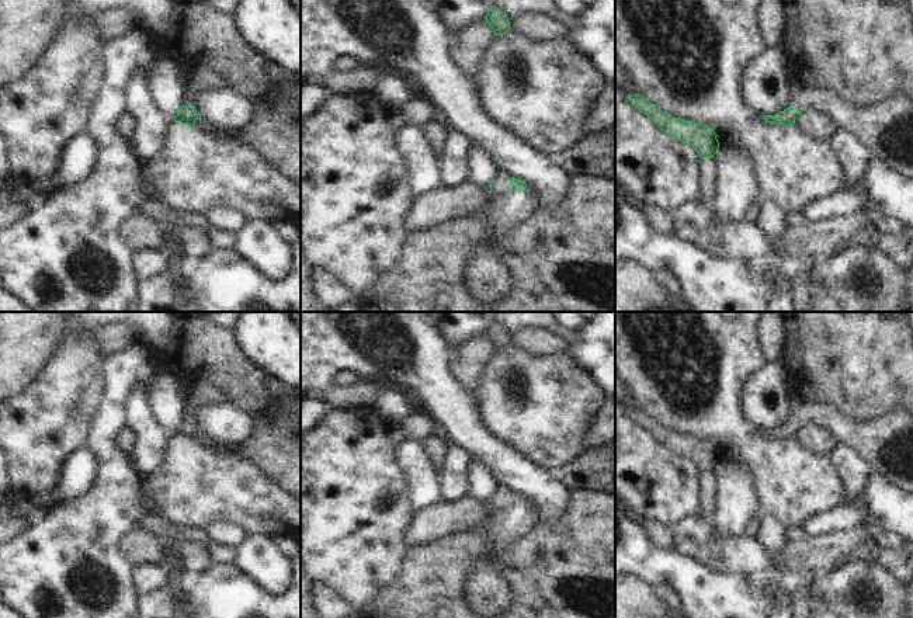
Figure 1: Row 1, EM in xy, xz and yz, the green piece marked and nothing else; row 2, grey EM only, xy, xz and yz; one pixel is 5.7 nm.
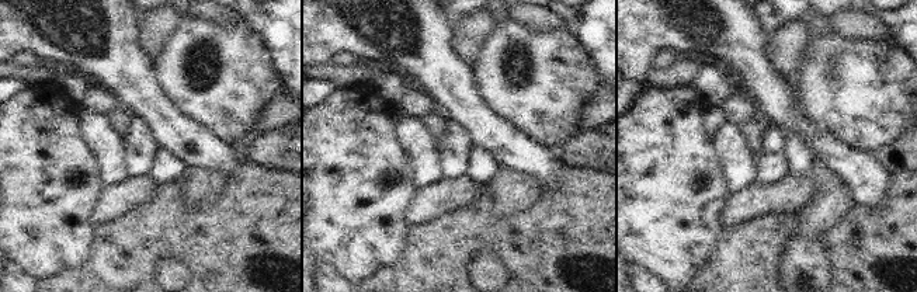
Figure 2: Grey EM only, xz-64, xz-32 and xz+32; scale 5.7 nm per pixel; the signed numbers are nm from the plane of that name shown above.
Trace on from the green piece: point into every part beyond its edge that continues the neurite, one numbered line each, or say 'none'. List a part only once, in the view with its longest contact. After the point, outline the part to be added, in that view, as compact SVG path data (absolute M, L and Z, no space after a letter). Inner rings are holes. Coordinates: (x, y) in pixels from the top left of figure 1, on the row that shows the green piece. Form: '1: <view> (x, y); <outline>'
1: xz (507, 208); M503 171L493 180L489 204L489 226L493 229L511 229L539 206L537 192L530 184L524 191L513 191L510 184L511 177Z

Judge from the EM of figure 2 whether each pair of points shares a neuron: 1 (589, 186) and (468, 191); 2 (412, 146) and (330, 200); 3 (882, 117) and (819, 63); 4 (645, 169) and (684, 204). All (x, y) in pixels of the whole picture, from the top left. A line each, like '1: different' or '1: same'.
1: different
2: different
3: same
4: same

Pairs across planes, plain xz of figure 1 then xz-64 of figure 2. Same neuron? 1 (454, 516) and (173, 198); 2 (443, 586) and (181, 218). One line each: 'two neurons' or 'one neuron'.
1: two neurons
2: one neuron

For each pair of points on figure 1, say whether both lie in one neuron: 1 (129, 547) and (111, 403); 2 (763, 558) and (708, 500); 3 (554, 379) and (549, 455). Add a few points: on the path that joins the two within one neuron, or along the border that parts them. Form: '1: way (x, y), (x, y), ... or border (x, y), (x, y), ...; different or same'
1: border (138, 527), (118, 544), (132, 565); different
2: border (701, 516), (711, 523); different
3: way (551, 398), (549, 437); same

